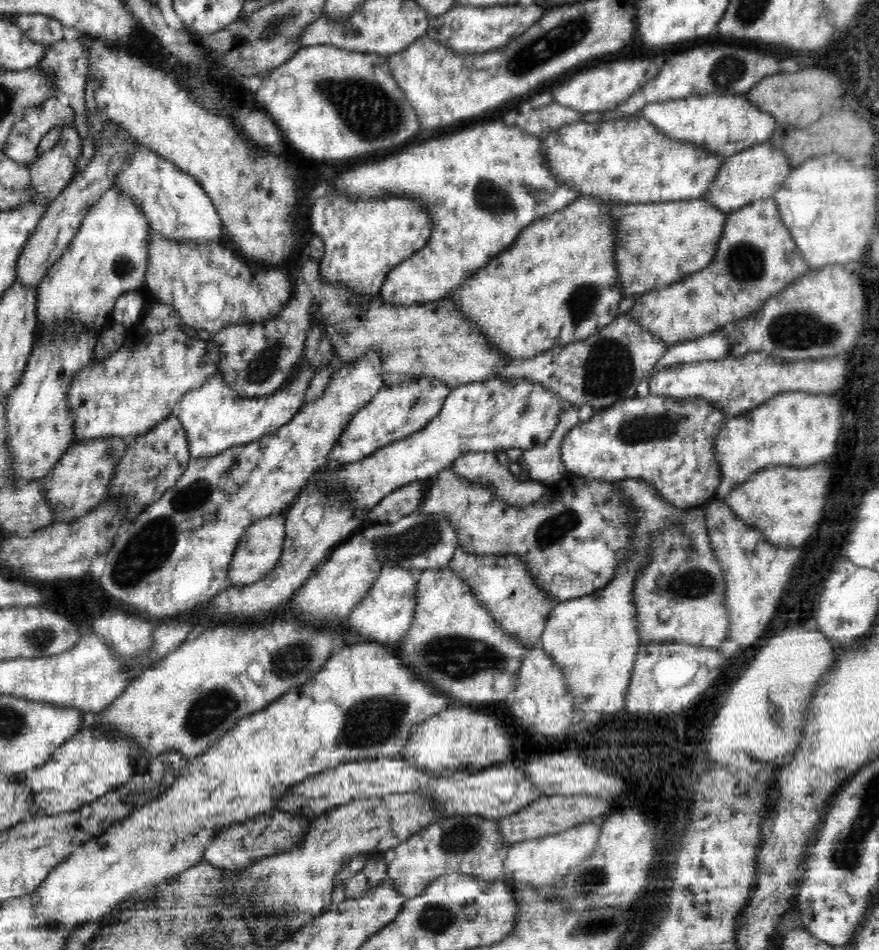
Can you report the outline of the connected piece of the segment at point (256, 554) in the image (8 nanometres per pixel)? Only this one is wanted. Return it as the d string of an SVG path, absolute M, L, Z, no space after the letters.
M286 515L264 518L253 522L237 542L237 548L229 566L229 583L232 586L248 586L260 582L278 564L285 539Z

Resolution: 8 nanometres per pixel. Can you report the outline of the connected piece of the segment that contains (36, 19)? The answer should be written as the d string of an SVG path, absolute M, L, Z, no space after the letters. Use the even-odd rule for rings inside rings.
M14 14L14 24L34 42L47 46L64 38L62 23L42 14Z

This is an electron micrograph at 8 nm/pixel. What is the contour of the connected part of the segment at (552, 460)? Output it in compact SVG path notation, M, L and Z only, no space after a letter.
M572 406L562 413L556 430L545 445L537 446L523 452L523 461L529 469L530 478L552 485L564 478L567 468L562 460L561 442L572 428L578 425L578 409Z

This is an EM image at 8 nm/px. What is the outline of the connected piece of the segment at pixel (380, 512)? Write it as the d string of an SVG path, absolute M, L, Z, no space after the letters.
M427 479L416 480L396 488L394 492L382 498L378 505L372 508L371 519L378 523L387 523L388 516L392 512L400 512L402 516L408 516L411 512L419 510L428 486L429 481Z

